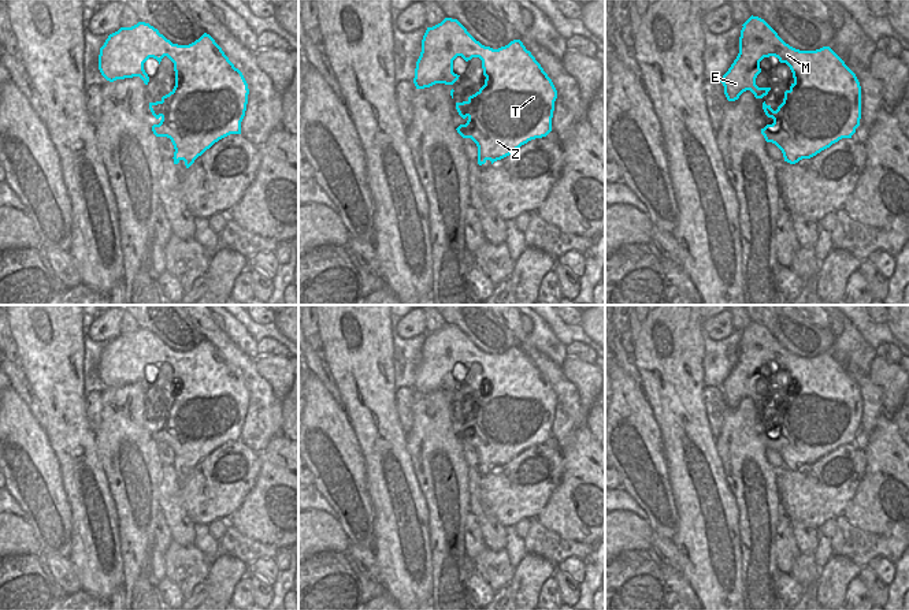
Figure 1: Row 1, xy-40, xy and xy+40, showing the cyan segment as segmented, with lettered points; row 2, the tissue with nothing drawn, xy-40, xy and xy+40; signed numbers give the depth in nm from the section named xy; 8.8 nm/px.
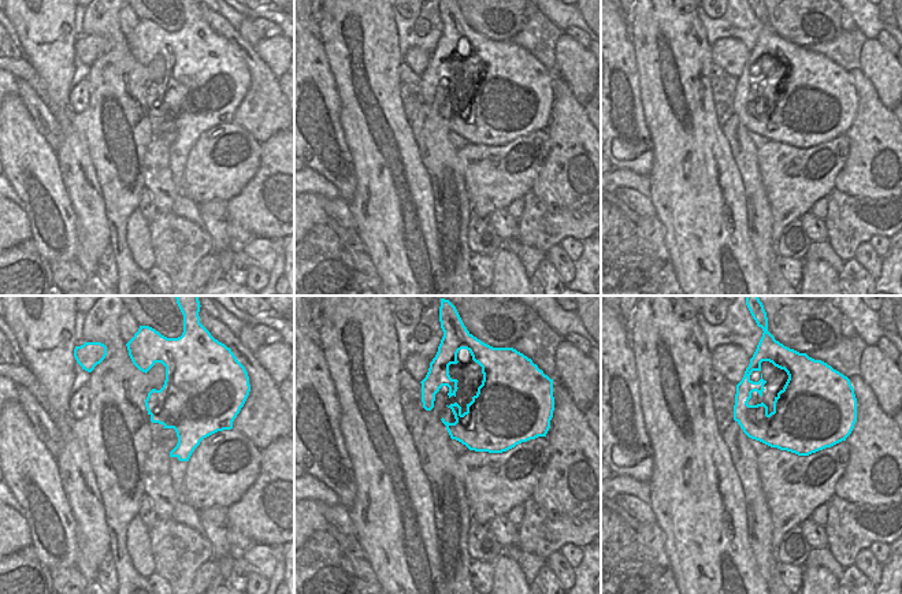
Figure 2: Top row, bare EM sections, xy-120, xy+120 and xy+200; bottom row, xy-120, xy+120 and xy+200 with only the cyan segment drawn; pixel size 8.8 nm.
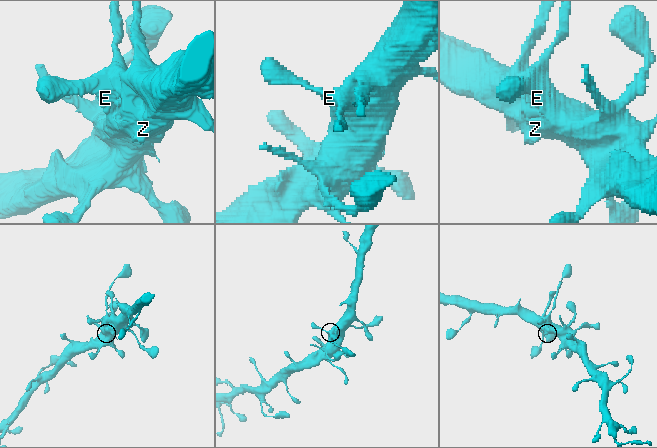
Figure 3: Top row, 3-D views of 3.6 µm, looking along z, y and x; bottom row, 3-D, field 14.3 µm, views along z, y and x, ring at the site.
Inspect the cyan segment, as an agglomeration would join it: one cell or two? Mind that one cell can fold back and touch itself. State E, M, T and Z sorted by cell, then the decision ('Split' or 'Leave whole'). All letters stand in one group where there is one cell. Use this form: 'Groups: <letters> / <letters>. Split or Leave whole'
Groups: E M T Z. Leave whole.

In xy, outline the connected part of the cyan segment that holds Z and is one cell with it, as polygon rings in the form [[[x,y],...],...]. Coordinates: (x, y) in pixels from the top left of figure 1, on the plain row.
[[[445,324],[441,330],[427,334],[415,375],[416,395],[435,390],[453,391],[460,383],[453,379],[453,367],[457,362],[465,368],[479,364],[486,383],[485,391],[475,401],[467,408],[456,409],[459,421],[468,425],[456,436],[463,445],[471,445],[476,450],[479,472],[487,466],[493,470],[528,447],[546,443],[552,438],[557,397],[531,358],[520,346],[513,346],[498,356],[485,353],[457,326]]]

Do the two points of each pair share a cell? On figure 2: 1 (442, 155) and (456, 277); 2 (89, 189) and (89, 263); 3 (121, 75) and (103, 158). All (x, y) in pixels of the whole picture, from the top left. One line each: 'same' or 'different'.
1: same
2: same
3: same

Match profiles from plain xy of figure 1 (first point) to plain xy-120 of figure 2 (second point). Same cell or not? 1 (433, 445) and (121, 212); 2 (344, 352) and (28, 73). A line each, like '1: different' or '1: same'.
1: same
2: different

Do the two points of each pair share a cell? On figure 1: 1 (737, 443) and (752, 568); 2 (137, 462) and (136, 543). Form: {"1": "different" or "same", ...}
{"1": "same", "2": "same"}

